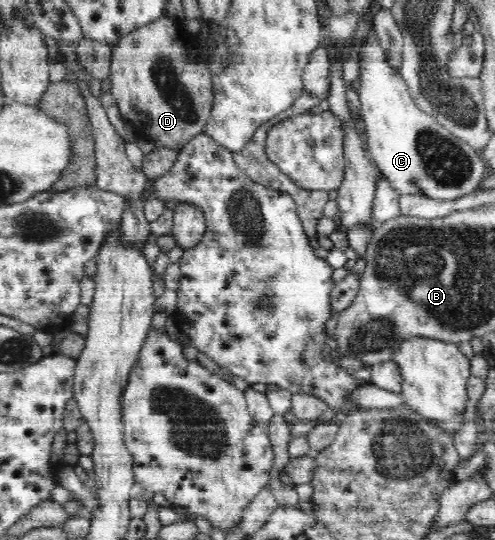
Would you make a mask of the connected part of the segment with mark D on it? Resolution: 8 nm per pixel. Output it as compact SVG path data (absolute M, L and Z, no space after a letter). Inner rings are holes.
M165 16L145 27L139 27L122 36L112 45L109 80L110 93L115 98L124 120L128 120L139 138L153 141L157 148L182 149L195 136L204 133L214 104L213 76L202 56L197 56L191 46L193 33L175 26L173 19Z

